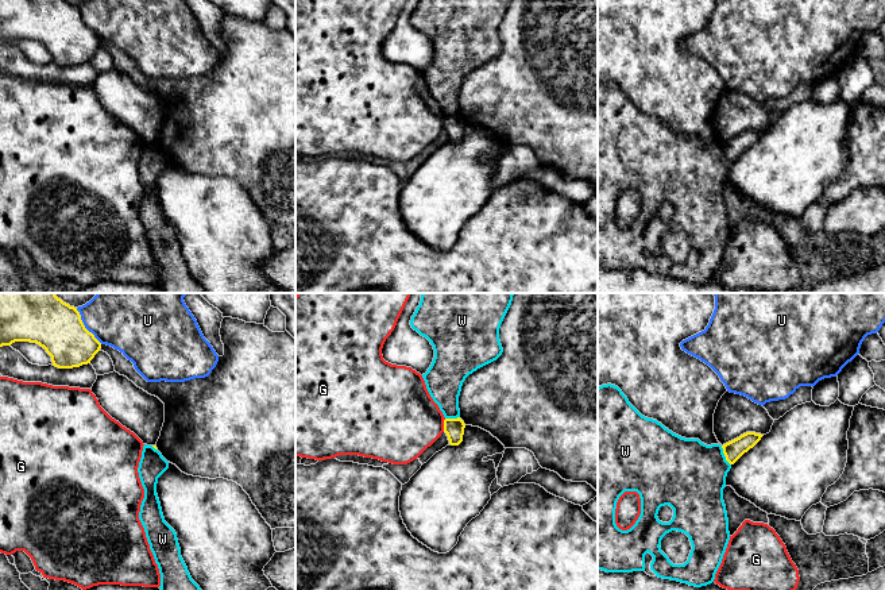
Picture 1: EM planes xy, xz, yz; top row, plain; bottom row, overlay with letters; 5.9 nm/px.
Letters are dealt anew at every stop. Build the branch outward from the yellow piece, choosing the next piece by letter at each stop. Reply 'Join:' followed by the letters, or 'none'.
Join: none

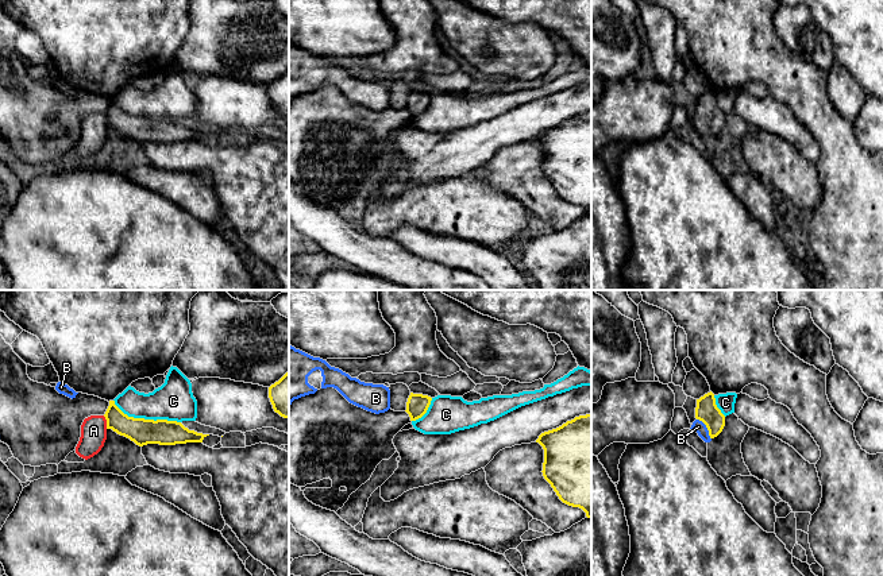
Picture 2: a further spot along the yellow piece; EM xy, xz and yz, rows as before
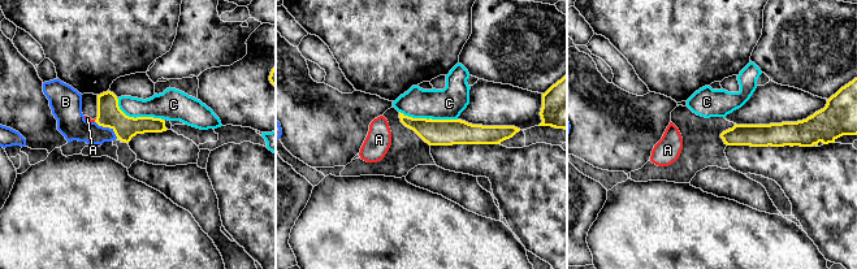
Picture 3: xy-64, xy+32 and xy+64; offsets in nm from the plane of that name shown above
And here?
Join: B

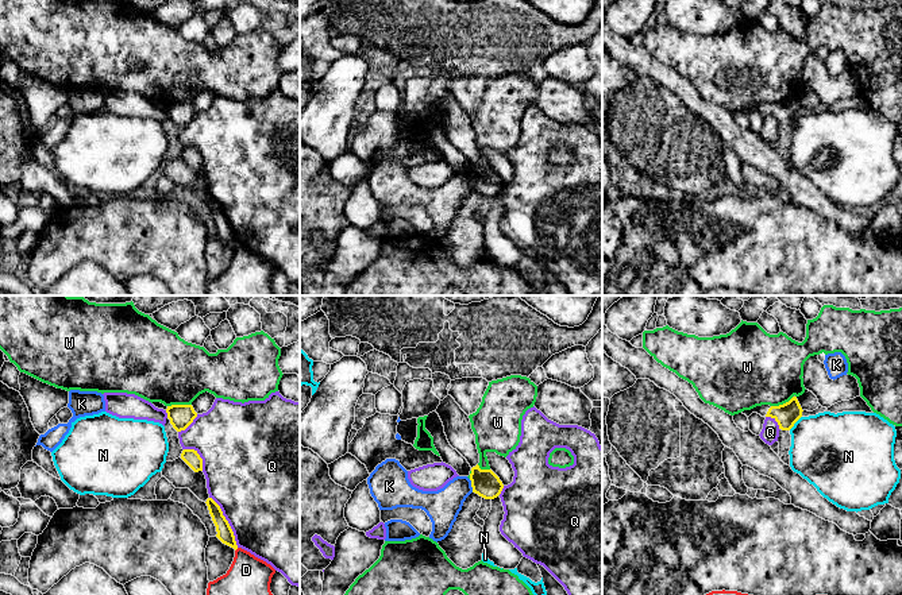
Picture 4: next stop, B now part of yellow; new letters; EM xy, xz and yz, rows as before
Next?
Join: none

